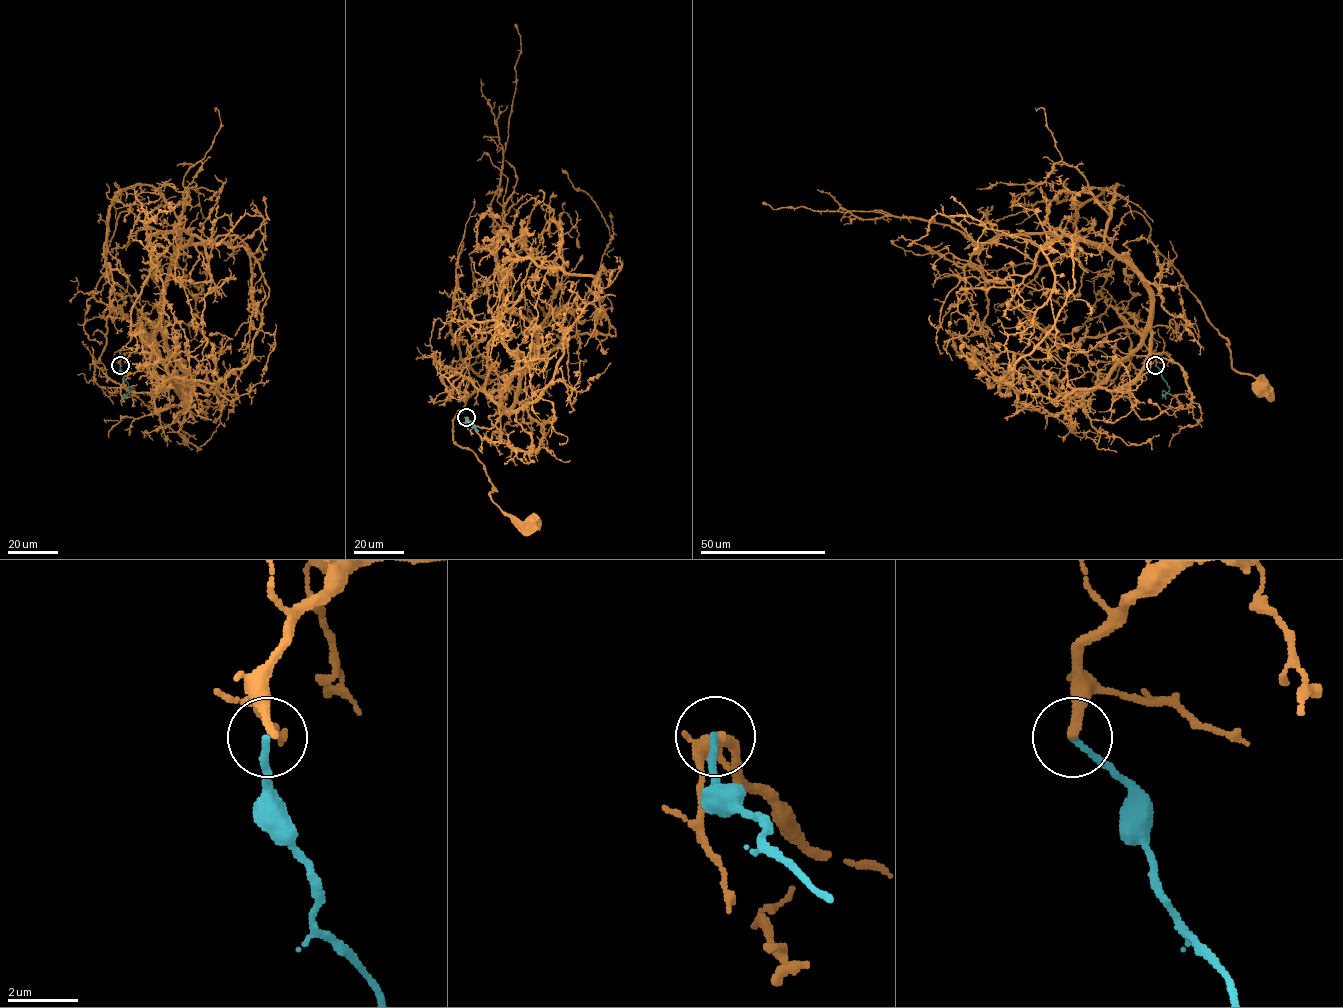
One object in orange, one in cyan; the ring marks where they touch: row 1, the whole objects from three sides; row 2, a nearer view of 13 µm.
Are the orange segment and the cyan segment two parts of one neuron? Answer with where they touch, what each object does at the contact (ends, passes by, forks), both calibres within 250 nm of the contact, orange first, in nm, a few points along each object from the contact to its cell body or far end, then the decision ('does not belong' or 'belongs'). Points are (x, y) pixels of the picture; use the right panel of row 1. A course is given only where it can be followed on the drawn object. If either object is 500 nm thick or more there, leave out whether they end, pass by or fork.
at (1155, 365); orange ends there; cyan ends there; 300 nm thick on the orange side, 170 nm on the other; orange runs (1156, 365), (1167, 354), (1144, 342), (1150, 290), (1112, 247), (1129, 212), (1227, 340), (1232, 367), (1261, 386); cyan runs (1156, 365), (1169, 388), (1162, 398); does not belong

